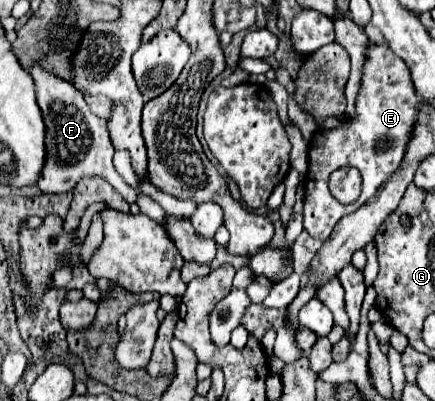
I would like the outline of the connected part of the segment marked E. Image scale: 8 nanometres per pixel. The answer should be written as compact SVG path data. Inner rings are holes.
M371 43L367 51L367 61L363 67L361 91L357 97L357 117L339 125L337 129L319 129L309 145L309 171L305 175L305 209L303 209L303 225L311 237L325 241L331 235L333 227L343 215L351 214L361 205L365 205L381 183L399 167L405 145L409 141L409 133L415 121L419 101L415 97L415 87L411 85L411 73L407 73L407 65L387 49L387 45ZM345 165L359 167L363 177L363 189L355 203L341 205L333 199L327 181L329 175Z

